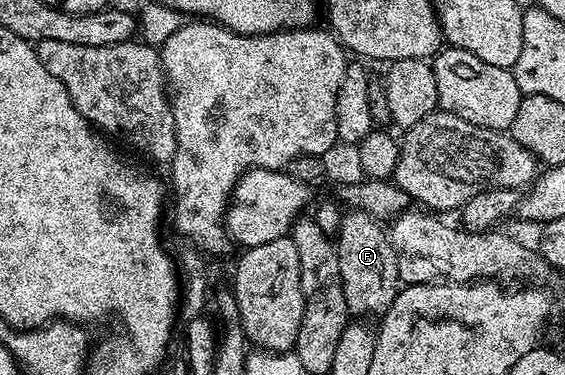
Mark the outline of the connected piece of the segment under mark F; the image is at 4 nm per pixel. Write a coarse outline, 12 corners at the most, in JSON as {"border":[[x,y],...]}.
{"border":[[365,210],[334,241],[349,315],[384,315],[402,289],[387,229]]}

